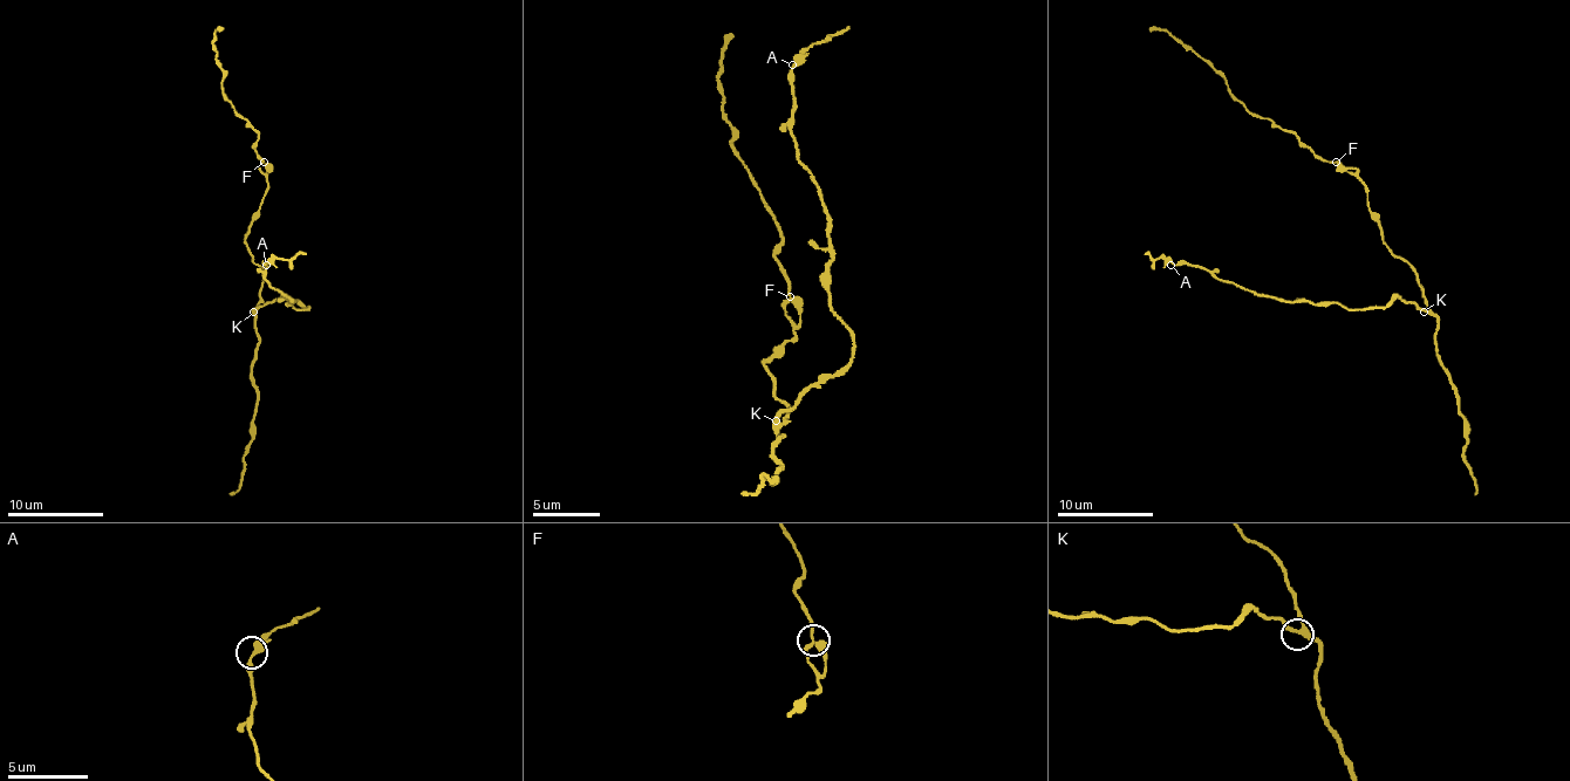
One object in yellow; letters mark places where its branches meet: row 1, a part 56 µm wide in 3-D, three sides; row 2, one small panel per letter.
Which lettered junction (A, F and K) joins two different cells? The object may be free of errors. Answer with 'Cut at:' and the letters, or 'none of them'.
Cut at: none of them

